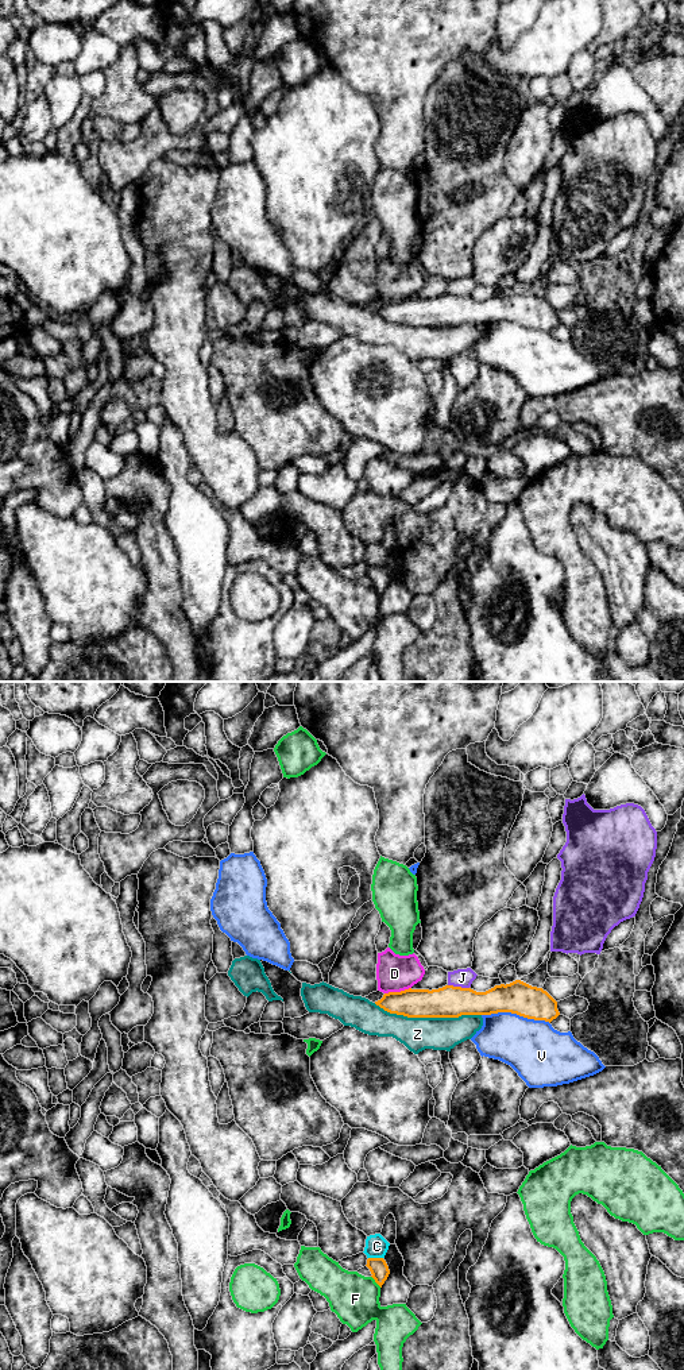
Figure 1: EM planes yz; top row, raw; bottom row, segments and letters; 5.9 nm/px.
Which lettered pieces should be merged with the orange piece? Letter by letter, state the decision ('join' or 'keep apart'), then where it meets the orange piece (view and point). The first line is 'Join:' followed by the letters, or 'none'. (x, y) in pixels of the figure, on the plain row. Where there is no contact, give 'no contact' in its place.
Join: none
C: keep apart; meets orange in yz at (375, 567)
D: keep apart; meets orange in yz at (397, 301)
F: keep apart; meets orange in yz at (375, 590)
J: keep apart; meets orange in yz at (459, 296)
V: keep apart; meets orange in yz at (516, 321)
Z: keep apart; meets orange in yz at (428, 325)

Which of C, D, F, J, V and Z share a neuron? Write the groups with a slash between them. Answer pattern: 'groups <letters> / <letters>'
groups C / D / F / J / V / Z

